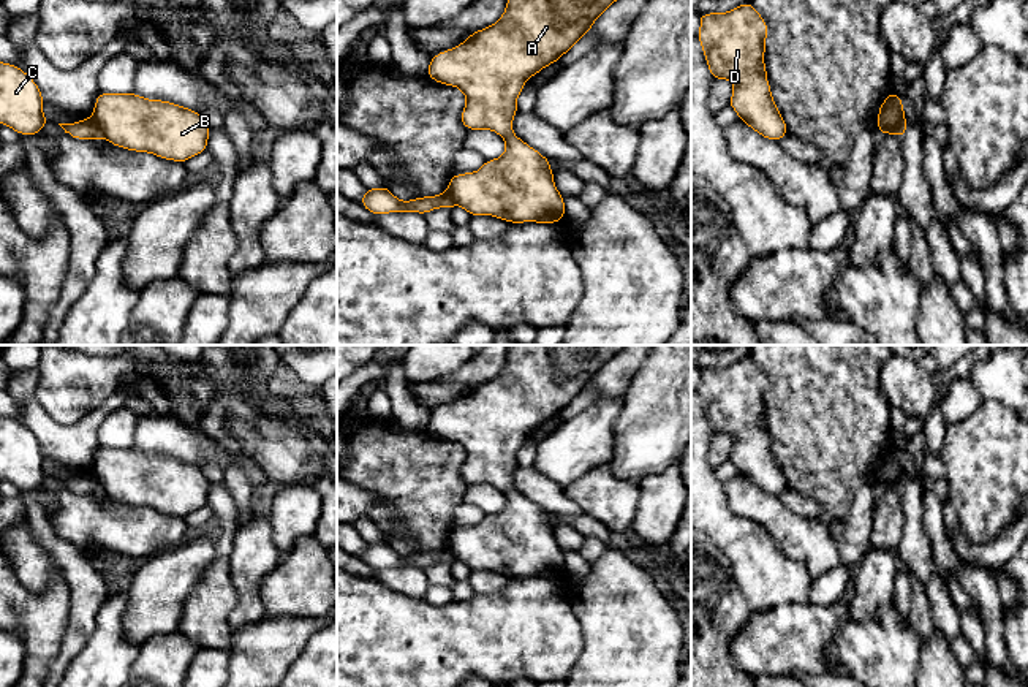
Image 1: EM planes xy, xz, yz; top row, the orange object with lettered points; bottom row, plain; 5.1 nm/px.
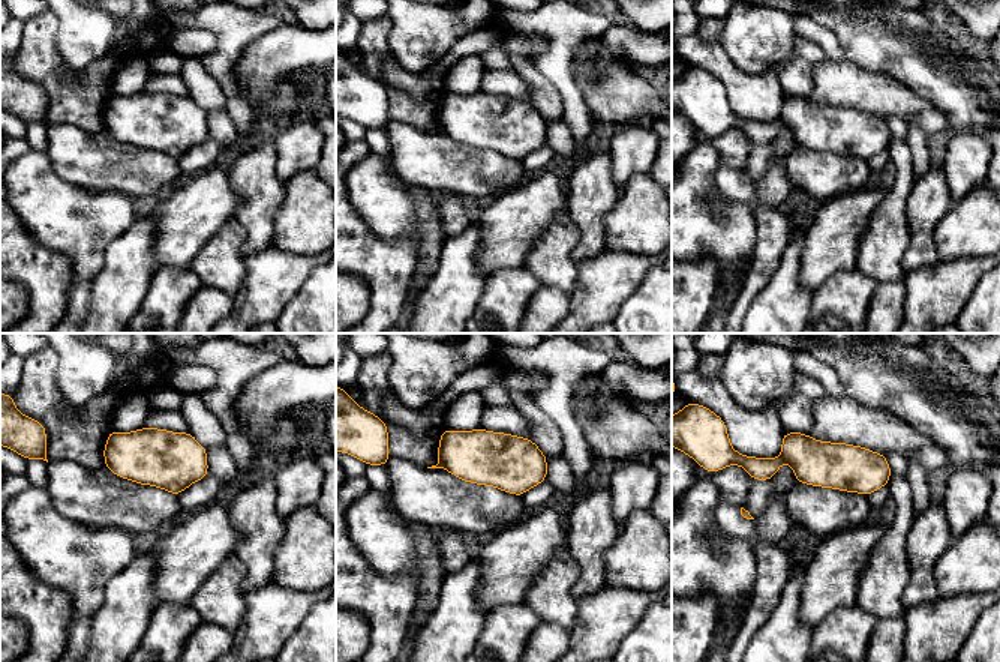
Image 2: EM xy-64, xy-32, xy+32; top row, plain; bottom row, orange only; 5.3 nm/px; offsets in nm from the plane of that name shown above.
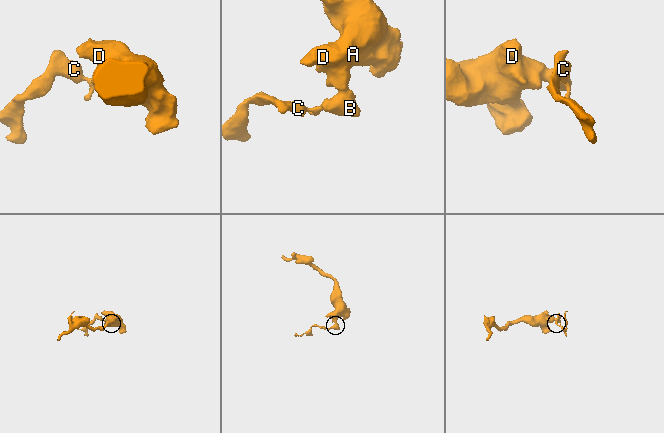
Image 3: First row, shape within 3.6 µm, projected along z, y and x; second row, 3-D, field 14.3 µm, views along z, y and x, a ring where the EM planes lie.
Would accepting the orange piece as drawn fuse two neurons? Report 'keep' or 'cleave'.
cleave

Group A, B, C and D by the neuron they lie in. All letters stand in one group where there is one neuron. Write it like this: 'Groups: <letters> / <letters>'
Groups: A B D / C

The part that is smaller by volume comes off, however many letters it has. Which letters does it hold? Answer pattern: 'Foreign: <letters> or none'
Foreign: C

